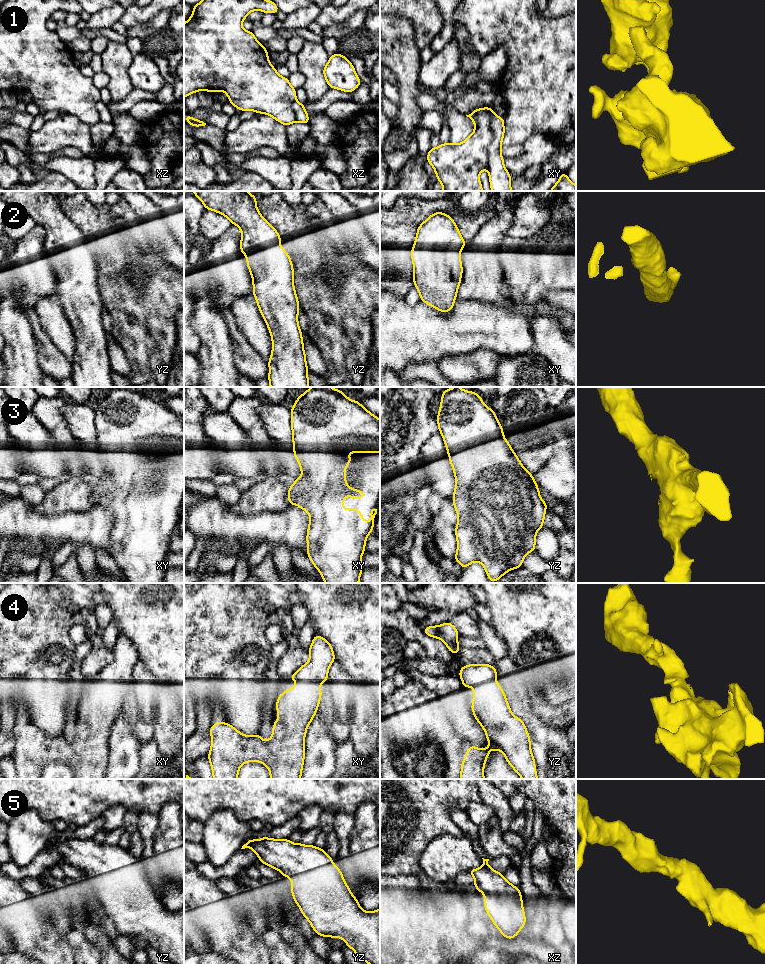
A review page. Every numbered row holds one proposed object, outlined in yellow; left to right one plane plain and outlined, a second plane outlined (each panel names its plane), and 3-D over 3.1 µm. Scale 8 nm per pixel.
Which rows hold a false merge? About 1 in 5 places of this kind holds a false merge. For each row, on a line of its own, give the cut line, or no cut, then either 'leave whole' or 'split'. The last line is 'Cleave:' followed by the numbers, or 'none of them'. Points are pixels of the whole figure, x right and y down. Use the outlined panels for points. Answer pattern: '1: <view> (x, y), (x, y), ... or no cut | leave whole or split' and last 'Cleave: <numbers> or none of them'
1: xy (492, 110), (492, 140), (488, 147), (486, 168) | split
2: no cut | leave whole
3: no cut | leave whole
4: no cut | leave whole
5: no cut | leave whole
Cleave: 1

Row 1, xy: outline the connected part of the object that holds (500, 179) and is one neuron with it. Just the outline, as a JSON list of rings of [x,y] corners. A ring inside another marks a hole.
[[[492,110],[490,126],[493,138],[488,147],[487,165],[491,191],[512,191],[511,175],[504,166],[503,156],[501,154],[502,140],[505,132],[504,121],[505,119],[497,116]]]

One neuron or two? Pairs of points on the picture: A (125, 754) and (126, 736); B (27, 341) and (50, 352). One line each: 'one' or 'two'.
A: one
B: two

